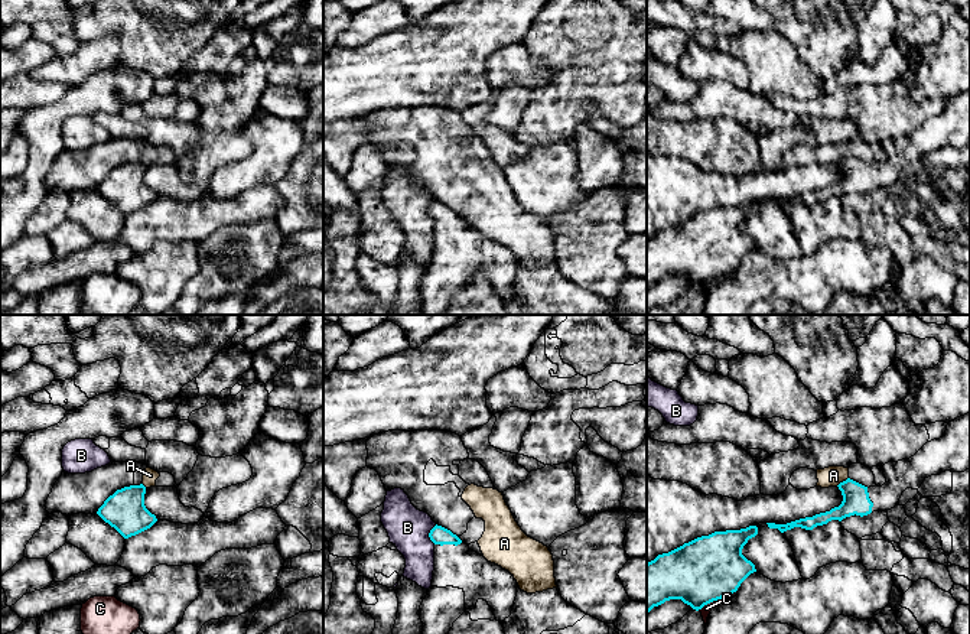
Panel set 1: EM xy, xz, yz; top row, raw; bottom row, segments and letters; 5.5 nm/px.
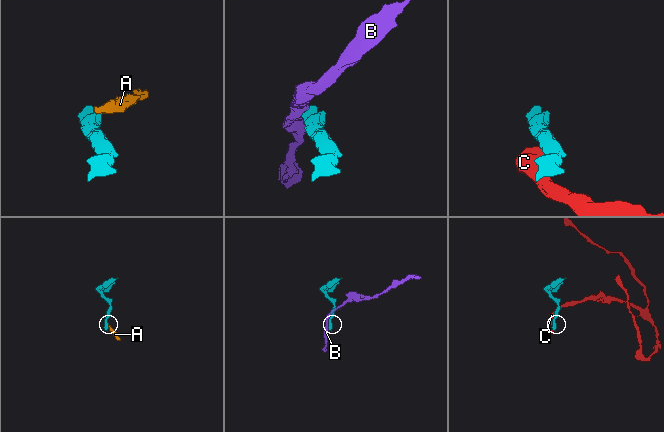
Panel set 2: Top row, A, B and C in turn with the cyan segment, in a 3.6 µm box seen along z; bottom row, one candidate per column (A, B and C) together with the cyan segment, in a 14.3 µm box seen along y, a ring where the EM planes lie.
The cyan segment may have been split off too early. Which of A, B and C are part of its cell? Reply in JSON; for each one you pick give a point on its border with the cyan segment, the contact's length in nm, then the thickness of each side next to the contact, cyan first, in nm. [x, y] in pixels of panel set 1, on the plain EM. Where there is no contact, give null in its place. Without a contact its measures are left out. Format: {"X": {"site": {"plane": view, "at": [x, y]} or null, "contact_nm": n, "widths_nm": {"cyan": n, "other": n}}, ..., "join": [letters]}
{"join": []}

